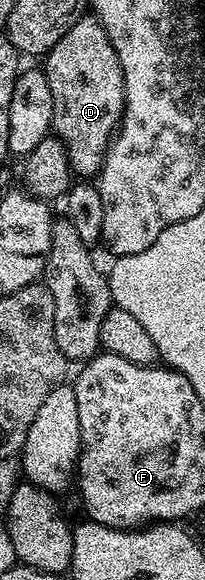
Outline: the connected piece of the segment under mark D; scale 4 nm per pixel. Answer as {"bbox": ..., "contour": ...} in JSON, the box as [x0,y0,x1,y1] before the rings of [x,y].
{"bbox":[45,16,123,180],"contour":[[[82,16],[45,55],[49,92],[53,92],[54,137],[65,144],[72,175],[91,180],[103,169],[107,149],[123,120],[123,69],[106,28],[94,16]]]}

